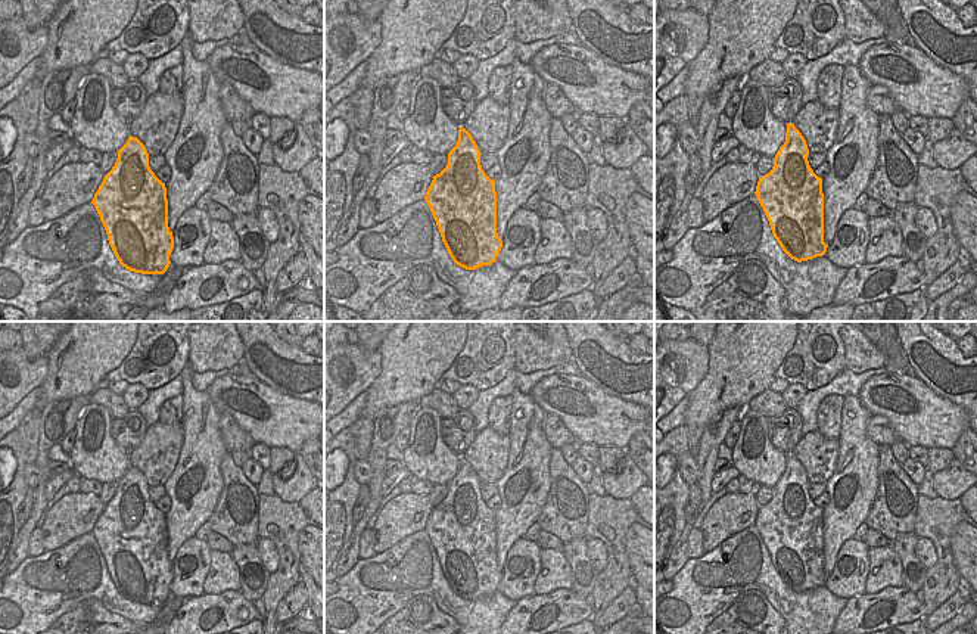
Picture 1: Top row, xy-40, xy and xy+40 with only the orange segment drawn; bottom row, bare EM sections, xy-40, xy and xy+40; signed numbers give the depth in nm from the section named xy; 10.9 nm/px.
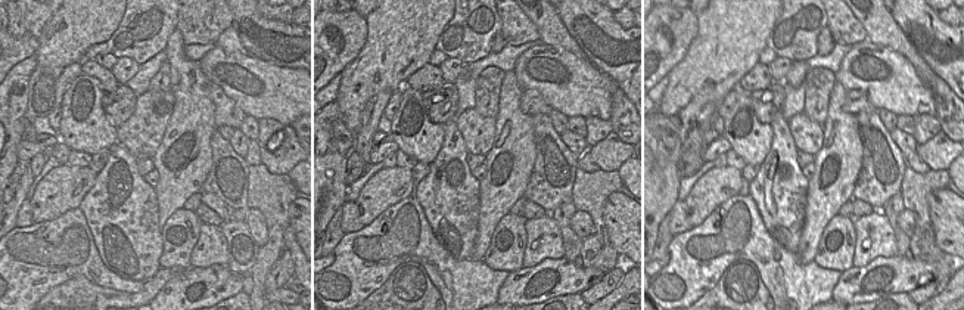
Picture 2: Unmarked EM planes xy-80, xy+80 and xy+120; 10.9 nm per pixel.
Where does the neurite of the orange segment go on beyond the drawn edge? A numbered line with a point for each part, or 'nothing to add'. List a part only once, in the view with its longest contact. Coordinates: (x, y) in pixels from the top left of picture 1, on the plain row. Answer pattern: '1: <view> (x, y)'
nothing to add.

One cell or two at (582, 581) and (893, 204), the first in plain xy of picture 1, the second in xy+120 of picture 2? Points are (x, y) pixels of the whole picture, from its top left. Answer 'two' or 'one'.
one

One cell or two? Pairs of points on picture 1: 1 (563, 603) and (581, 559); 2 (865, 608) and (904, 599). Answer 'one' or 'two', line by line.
1: two
2: one

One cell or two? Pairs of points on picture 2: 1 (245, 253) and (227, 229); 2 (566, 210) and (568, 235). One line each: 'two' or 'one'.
1: one
2: one

